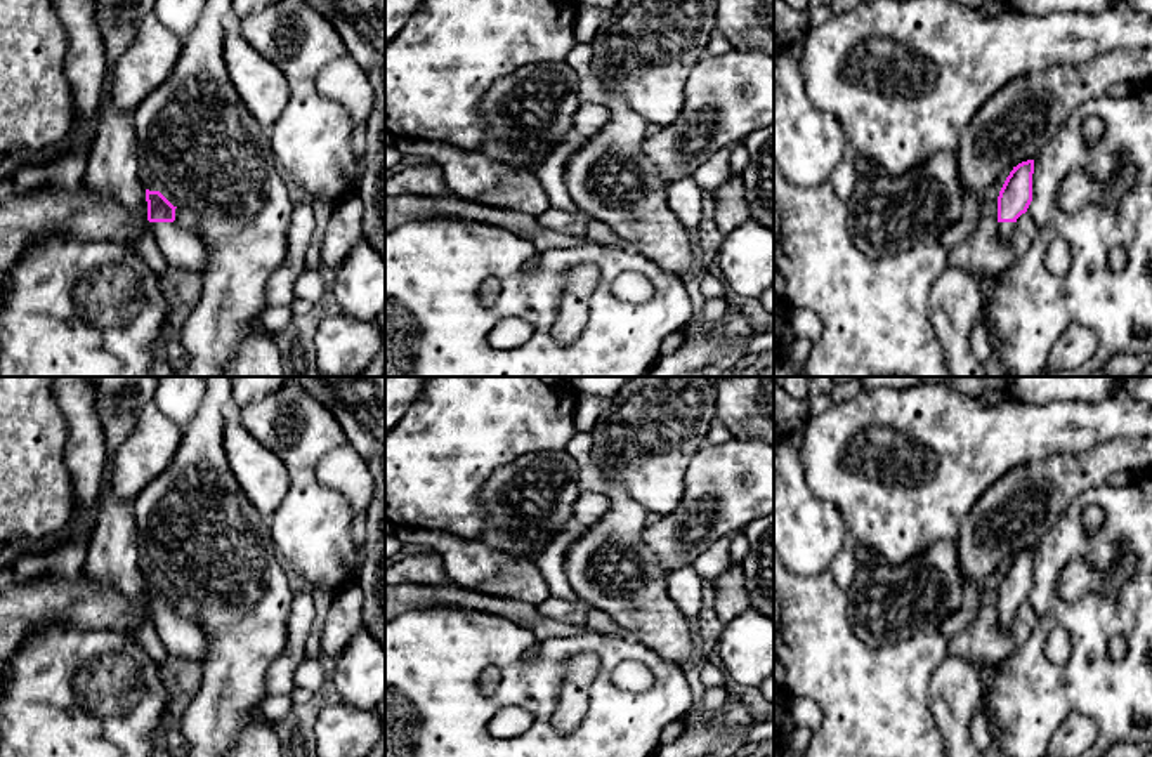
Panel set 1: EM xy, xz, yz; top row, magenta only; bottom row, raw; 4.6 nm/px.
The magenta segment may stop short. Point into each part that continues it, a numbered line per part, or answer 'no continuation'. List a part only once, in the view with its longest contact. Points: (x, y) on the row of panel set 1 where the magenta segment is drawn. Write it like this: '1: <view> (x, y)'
1: xy (184, 249)

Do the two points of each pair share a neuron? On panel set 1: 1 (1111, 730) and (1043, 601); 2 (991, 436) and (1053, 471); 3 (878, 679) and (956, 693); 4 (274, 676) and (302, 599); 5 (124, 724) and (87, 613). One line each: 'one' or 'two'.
1: one
2: two
3: two
4: one
5: two

